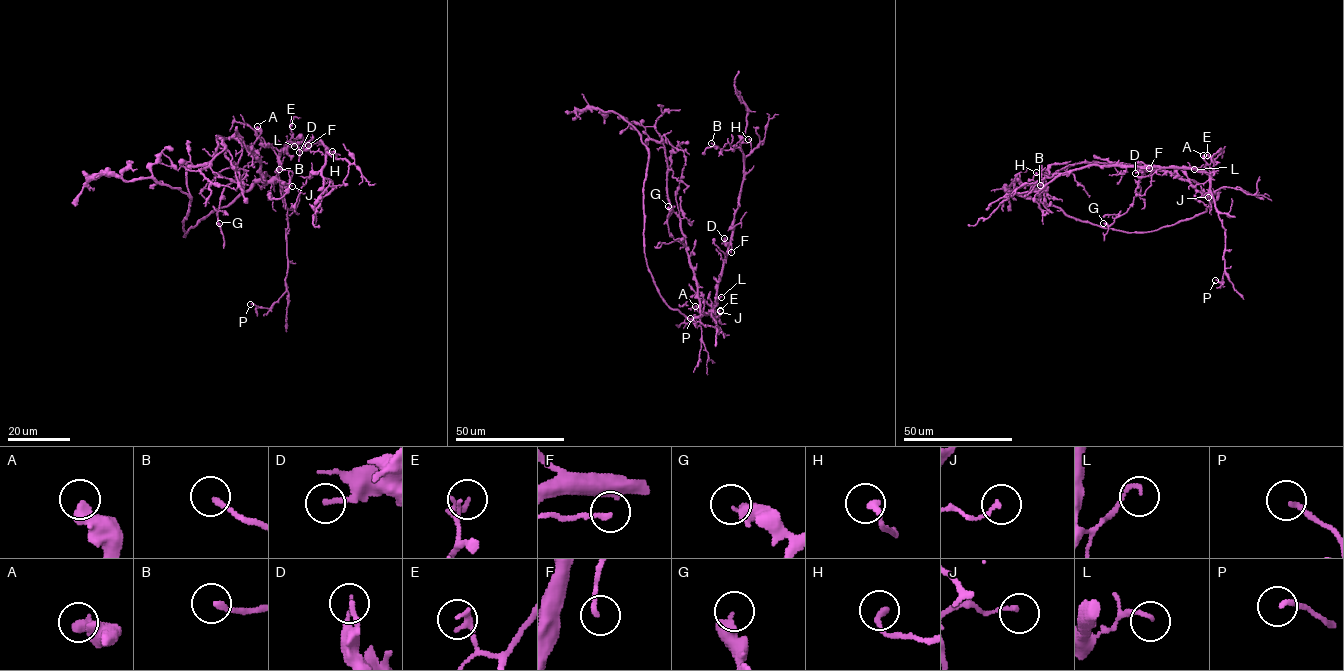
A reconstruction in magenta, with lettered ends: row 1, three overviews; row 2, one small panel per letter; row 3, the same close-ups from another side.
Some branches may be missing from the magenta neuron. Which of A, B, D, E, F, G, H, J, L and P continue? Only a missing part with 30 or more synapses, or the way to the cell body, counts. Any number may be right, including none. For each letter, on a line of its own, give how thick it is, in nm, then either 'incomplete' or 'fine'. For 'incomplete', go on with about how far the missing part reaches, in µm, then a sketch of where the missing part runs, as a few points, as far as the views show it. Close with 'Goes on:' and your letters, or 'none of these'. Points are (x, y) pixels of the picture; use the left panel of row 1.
A: 480 nm | fine
B: 190 nm | fine
D: 190 nm | fine
E: 120 nm | fine
F: 160 nm | fine
G: 440 nm | fine
H: 240 nm | fine
J: 140 nm | fine
L: 140 nm | fine
P: 170 nm | fine
Goes on: none of these

